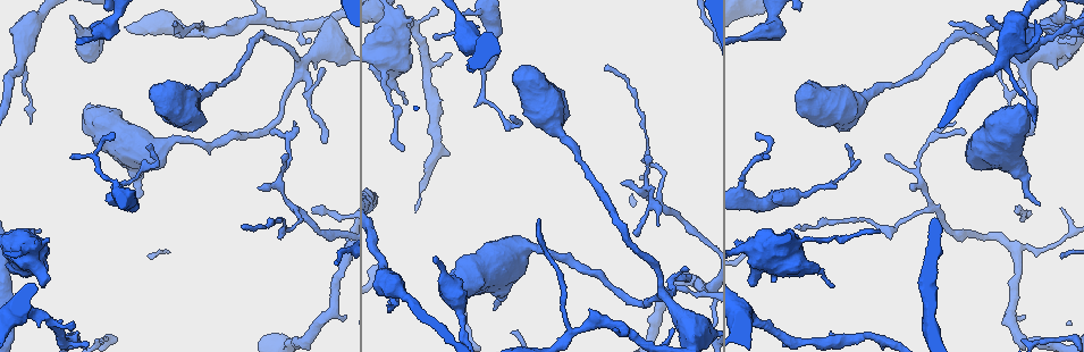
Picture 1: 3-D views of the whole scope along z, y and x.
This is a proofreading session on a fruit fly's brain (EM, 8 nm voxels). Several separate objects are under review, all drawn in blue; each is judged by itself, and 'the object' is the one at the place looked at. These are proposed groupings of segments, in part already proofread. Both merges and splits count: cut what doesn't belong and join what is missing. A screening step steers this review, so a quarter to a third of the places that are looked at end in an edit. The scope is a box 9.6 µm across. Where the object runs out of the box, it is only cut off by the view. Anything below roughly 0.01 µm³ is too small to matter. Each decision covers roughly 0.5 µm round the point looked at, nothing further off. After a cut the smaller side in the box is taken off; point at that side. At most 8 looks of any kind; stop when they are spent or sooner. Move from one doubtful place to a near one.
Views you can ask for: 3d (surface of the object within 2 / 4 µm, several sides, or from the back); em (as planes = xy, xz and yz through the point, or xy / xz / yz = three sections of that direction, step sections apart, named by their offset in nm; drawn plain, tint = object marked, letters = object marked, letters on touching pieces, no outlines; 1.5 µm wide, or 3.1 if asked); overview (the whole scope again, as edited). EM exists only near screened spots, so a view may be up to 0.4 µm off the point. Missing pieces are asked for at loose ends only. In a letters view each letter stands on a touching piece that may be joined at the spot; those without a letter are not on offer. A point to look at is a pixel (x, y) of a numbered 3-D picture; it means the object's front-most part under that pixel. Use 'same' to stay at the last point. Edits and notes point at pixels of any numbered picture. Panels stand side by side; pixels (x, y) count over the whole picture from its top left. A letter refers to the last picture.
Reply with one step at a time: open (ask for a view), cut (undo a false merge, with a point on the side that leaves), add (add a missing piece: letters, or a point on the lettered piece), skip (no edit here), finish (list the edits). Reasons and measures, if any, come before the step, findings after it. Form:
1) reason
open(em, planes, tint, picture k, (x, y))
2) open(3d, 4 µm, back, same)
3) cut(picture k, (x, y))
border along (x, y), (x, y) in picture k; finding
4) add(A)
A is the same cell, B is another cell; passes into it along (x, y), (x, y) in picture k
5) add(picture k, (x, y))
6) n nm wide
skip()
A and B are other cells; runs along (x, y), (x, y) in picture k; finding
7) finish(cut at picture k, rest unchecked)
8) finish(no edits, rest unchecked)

tapers out
open(3d, 4 µm, back, picture 1, (433, 258))

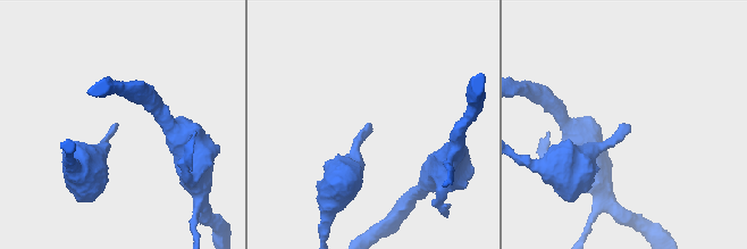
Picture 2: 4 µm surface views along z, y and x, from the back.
open(em, planes, letters, picture 2, (621, 124))

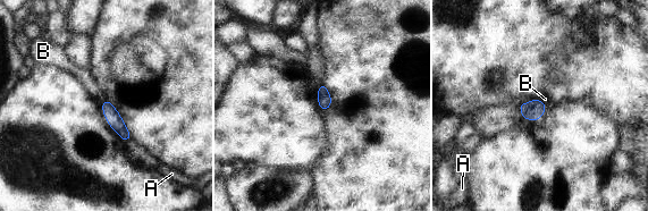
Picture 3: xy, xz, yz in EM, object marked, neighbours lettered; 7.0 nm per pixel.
skip()
A and B are other cells; no lettered piece goes on from it

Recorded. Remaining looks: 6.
stops while still wide
open(em, planes, letters, picture 1, (1020, 105))

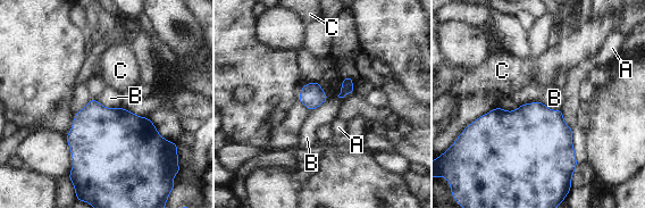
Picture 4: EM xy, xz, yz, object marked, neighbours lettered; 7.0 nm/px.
skip()
A, B and C are other cells; none of them fits

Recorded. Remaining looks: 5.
thin end
open(3d, 4 µm, picture 1, (756, 135))

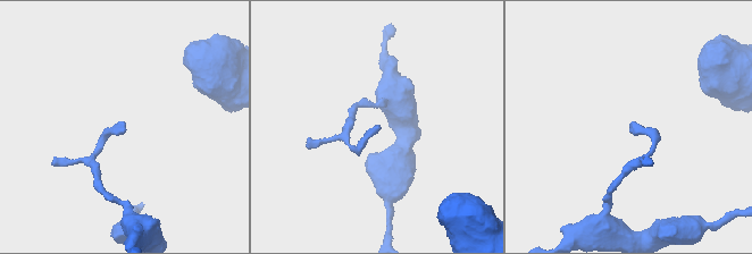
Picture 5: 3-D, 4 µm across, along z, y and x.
open(em, planes, letters, picture 5, (379, 126))

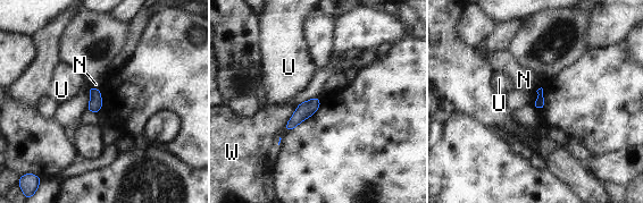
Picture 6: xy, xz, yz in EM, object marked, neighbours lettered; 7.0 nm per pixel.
70 nm wide
skip()
N, U and W are other cells; border along (89, 86), (101, 91) in picture 6; no lettered piece goes on from it

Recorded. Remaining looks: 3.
finish(no edits, rest unchecked)

